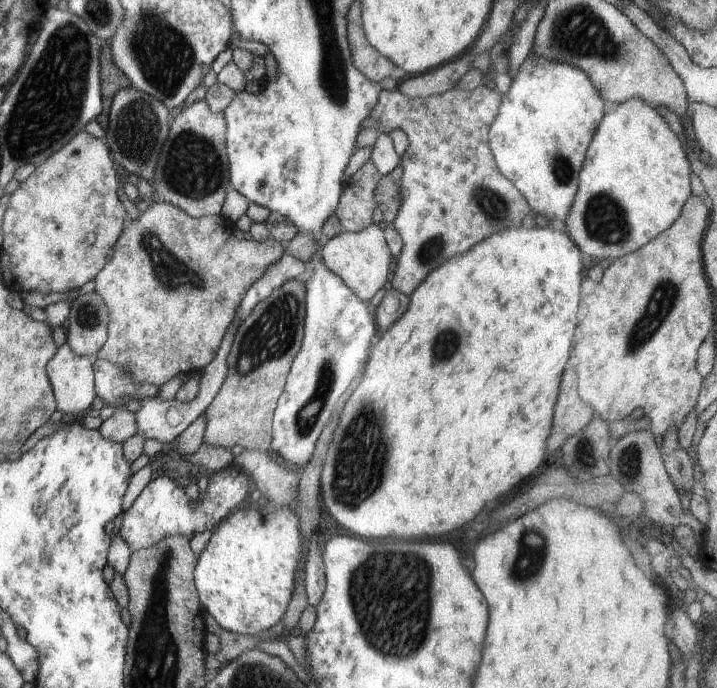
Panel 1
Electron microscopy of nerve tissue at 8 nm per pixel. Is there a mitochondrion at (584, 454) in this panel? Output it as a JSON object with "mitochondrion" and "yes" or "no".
{"mitochondrion":"yes"}

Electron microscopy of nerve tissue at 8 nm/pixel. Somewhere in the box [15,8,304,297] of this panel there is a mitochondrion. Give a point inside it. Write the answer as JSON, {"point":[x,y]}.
{"point":[191,167]}

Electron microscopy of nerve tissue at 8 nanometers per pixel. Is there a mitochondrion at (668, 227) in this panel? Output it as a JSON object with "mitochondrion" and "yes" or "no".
{"mitochondrion":"no"}

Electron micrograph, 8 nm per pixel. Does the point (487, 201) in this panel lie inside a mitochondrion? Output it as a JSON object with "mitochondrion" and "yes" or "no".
{"mitochondrion":"yes"}

